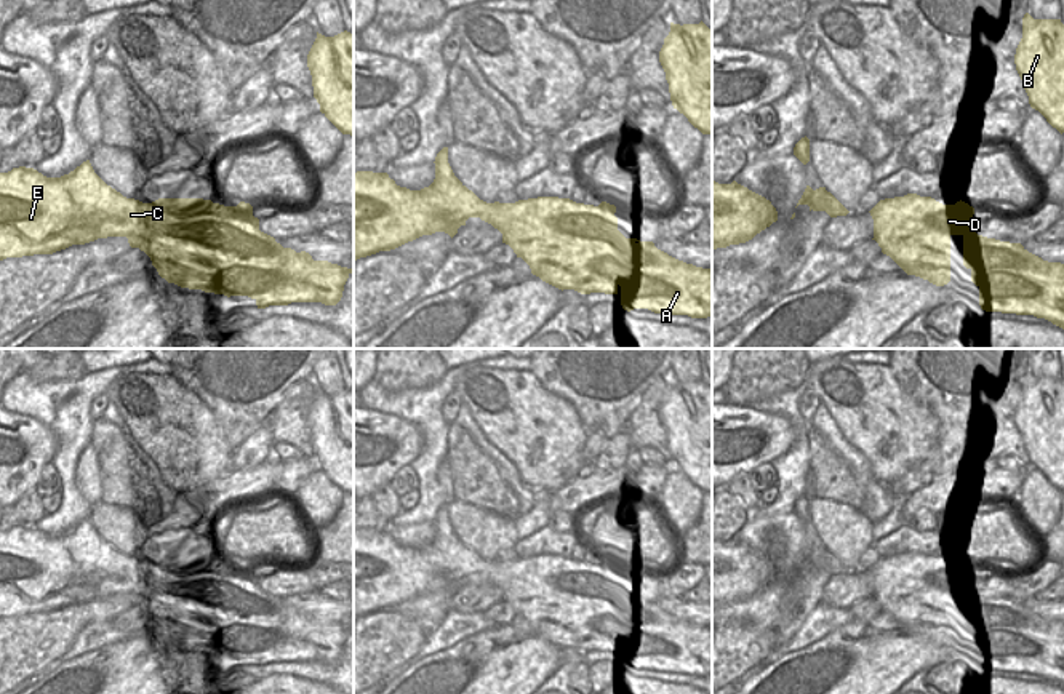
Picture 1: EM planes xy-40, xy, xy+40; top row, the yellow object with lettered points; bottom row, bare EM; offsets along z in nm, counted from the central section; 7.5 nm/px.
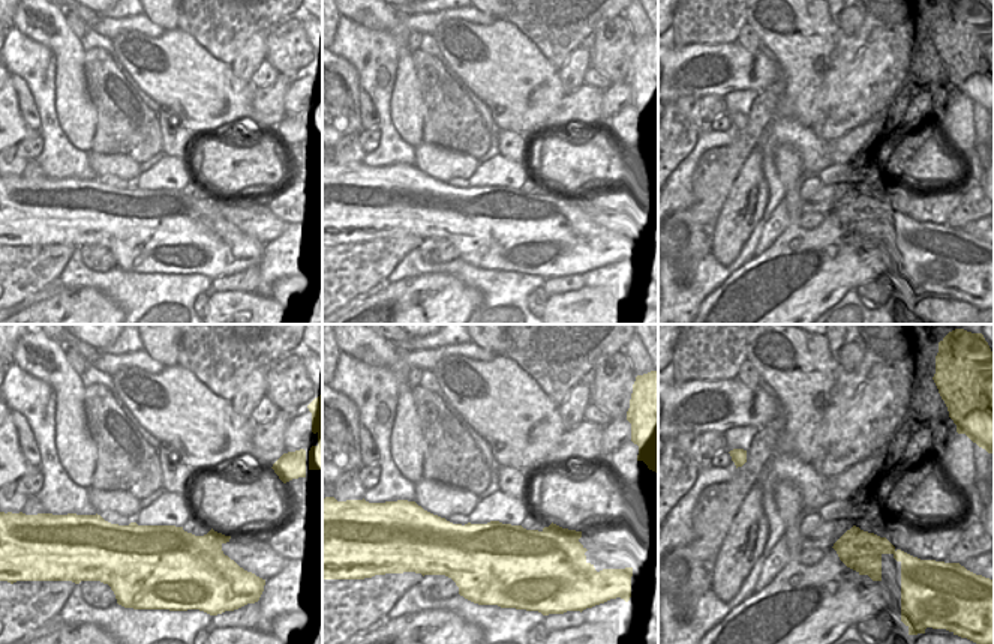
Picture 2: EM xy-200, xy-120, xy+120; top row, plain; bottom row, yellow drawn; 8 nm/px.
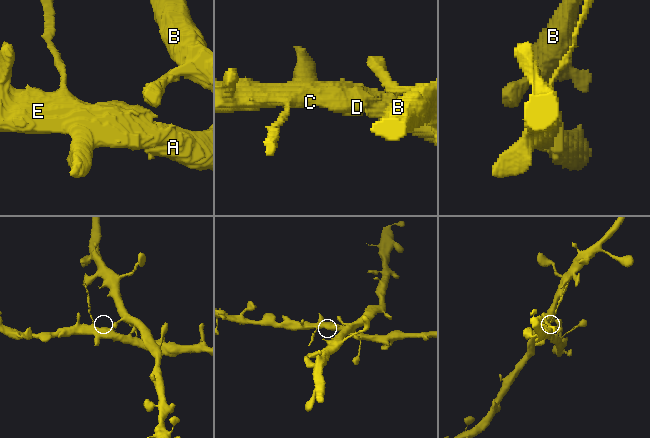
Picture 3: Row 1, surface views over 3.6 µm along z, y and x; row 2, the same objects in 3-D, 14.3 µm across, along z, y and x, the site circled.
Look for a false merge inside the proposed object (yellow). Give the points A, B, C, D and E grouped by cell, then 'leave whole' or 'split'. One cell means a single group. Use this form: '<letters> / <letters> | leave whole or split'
A B C D E | leave whole

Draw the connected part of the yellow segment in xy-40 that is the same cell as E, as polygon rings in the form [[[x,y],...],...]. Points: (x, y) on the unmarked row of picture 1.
[[[90,518],[61,536],[46,536],[26,524],[0,531],[0,619],[53,612],[107,595],[126,595],[130,604],[144,609],[168,641],[227,656],[248,654],[256,659],[258,667],[291,660],[336,664],[349,633],[354,633],[352,627],[283,606],[259,588],[259,577],[245,560],[237,564],[203,556],[158,556],[142,561],[107,544]]]

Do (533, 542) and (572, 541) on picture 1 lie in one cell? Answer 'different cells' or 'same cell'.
same cell

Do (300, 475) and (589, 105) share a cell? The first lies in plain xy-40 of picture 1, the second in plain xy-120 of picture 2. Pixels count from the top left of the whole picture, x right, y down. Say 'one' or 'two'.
two

